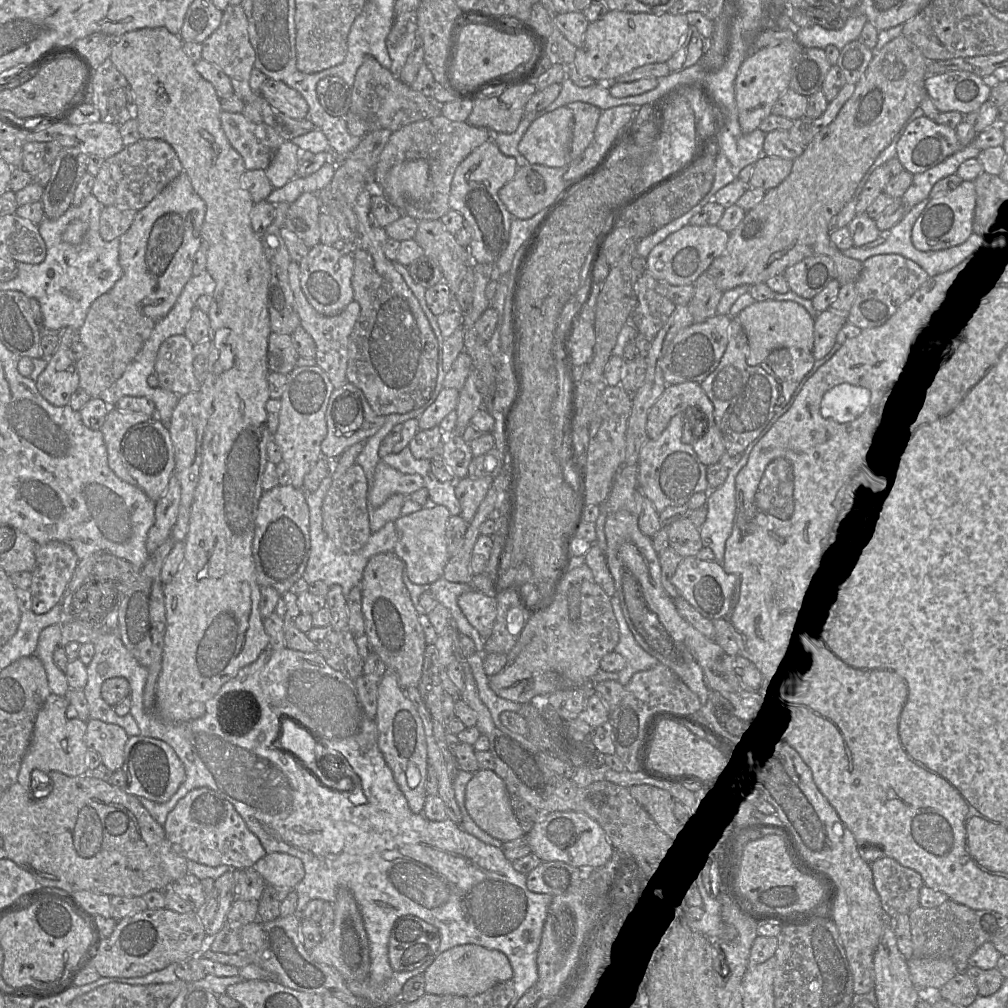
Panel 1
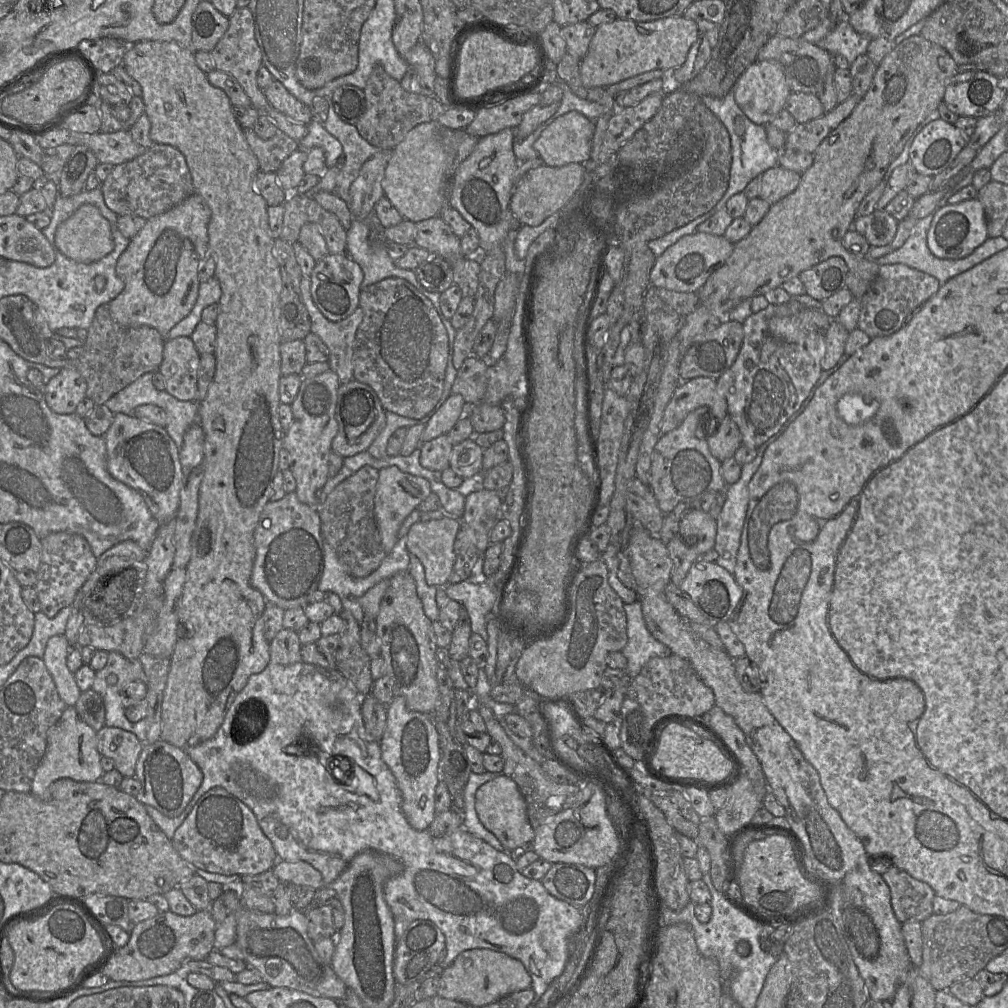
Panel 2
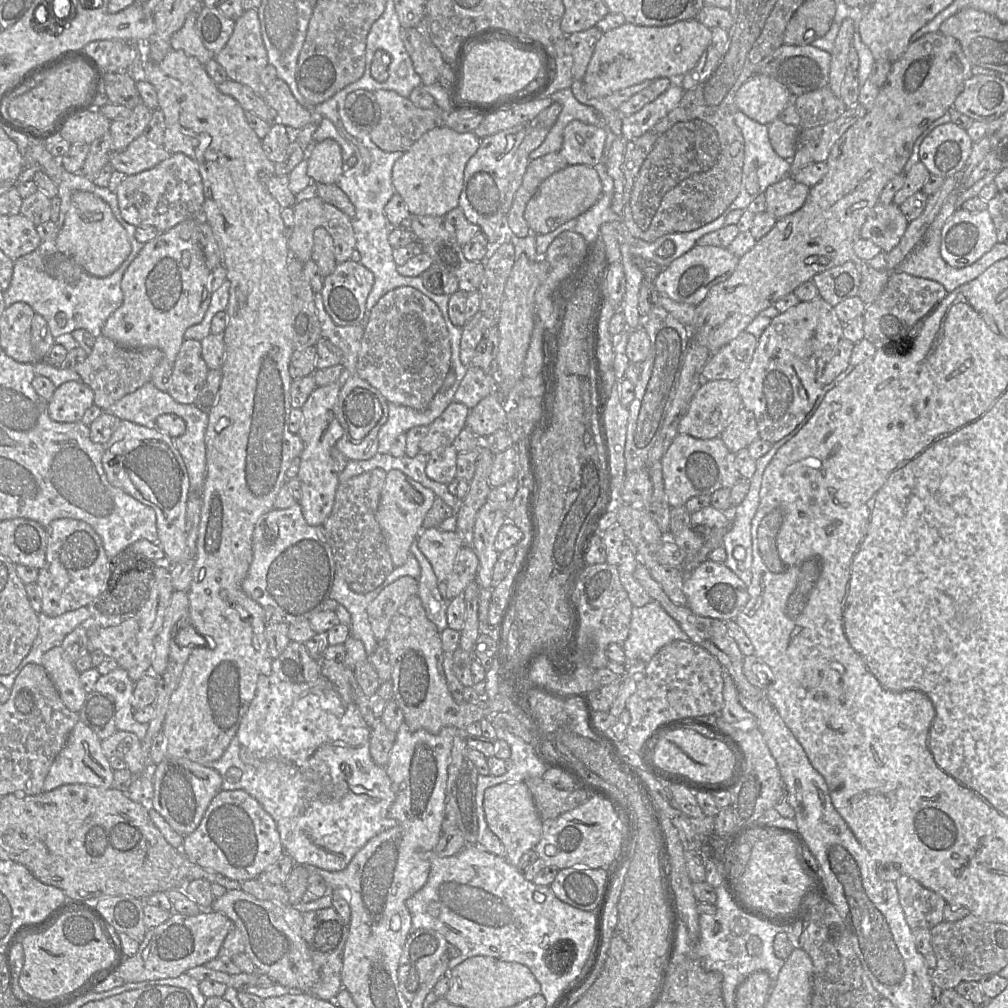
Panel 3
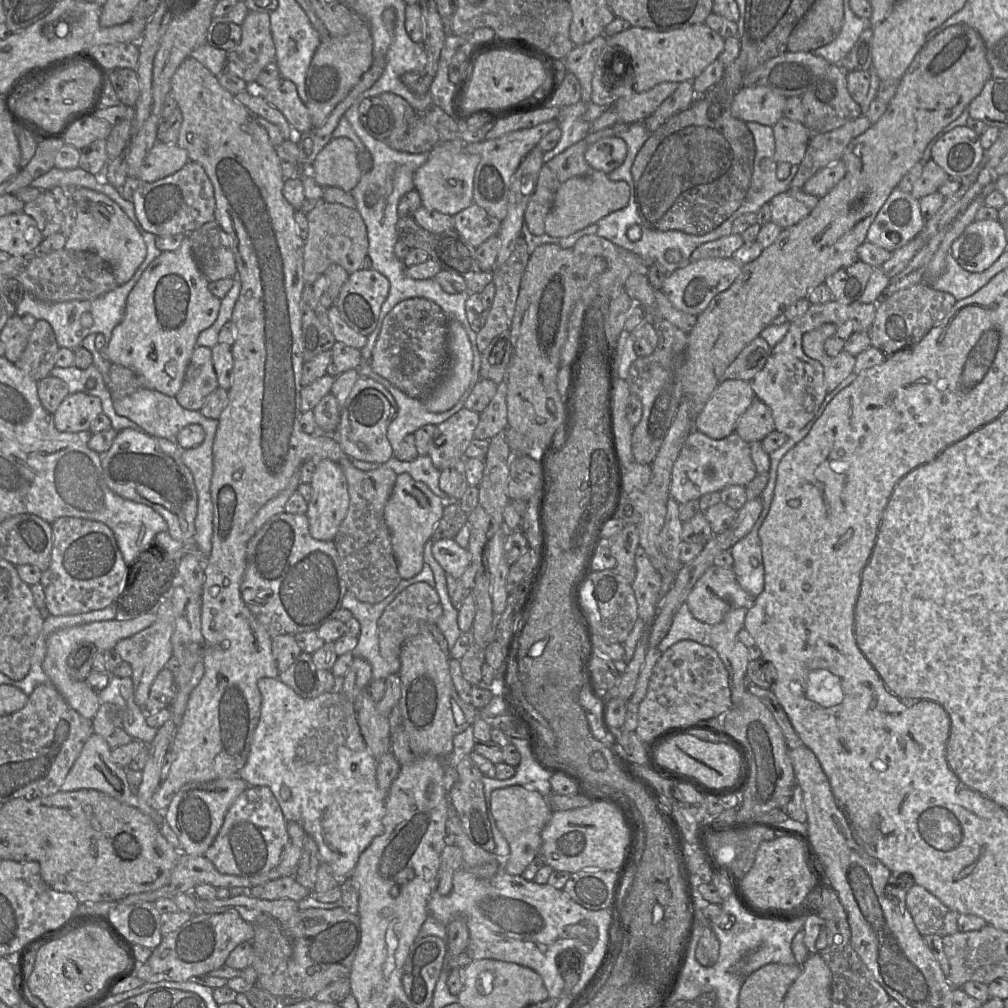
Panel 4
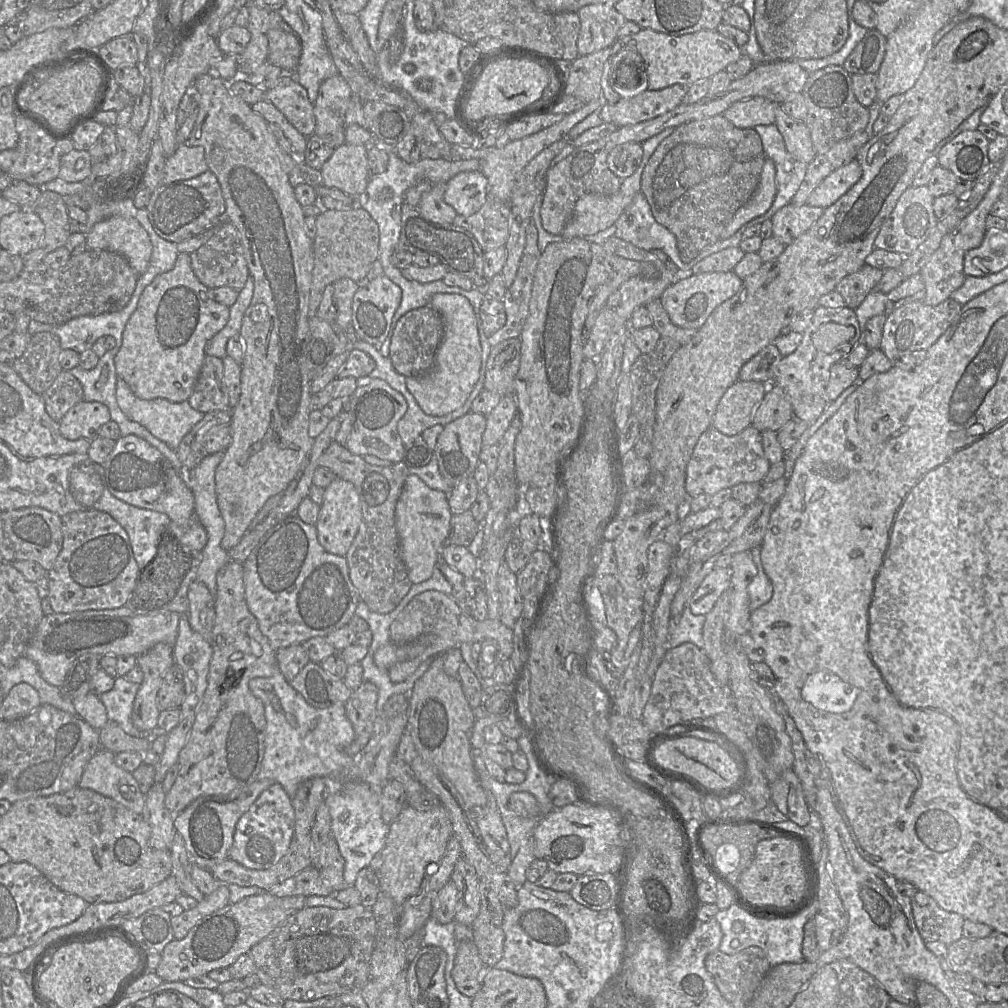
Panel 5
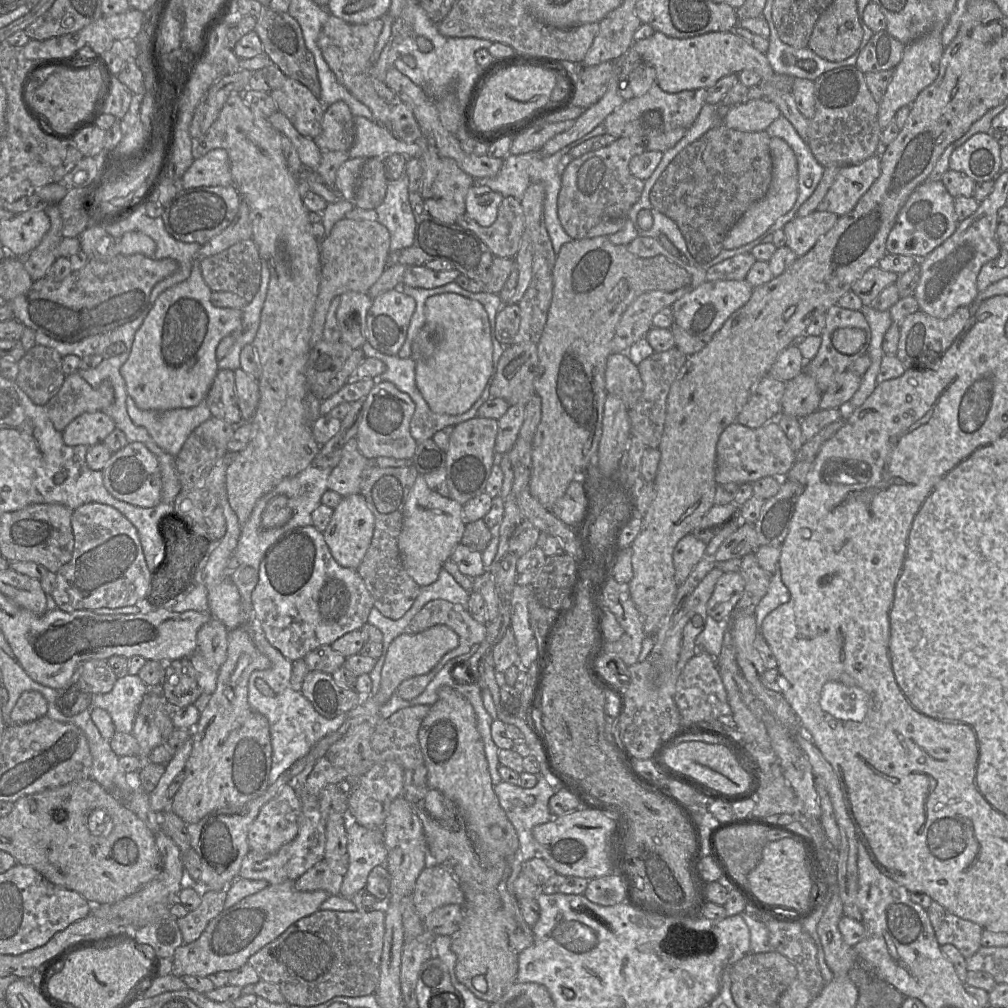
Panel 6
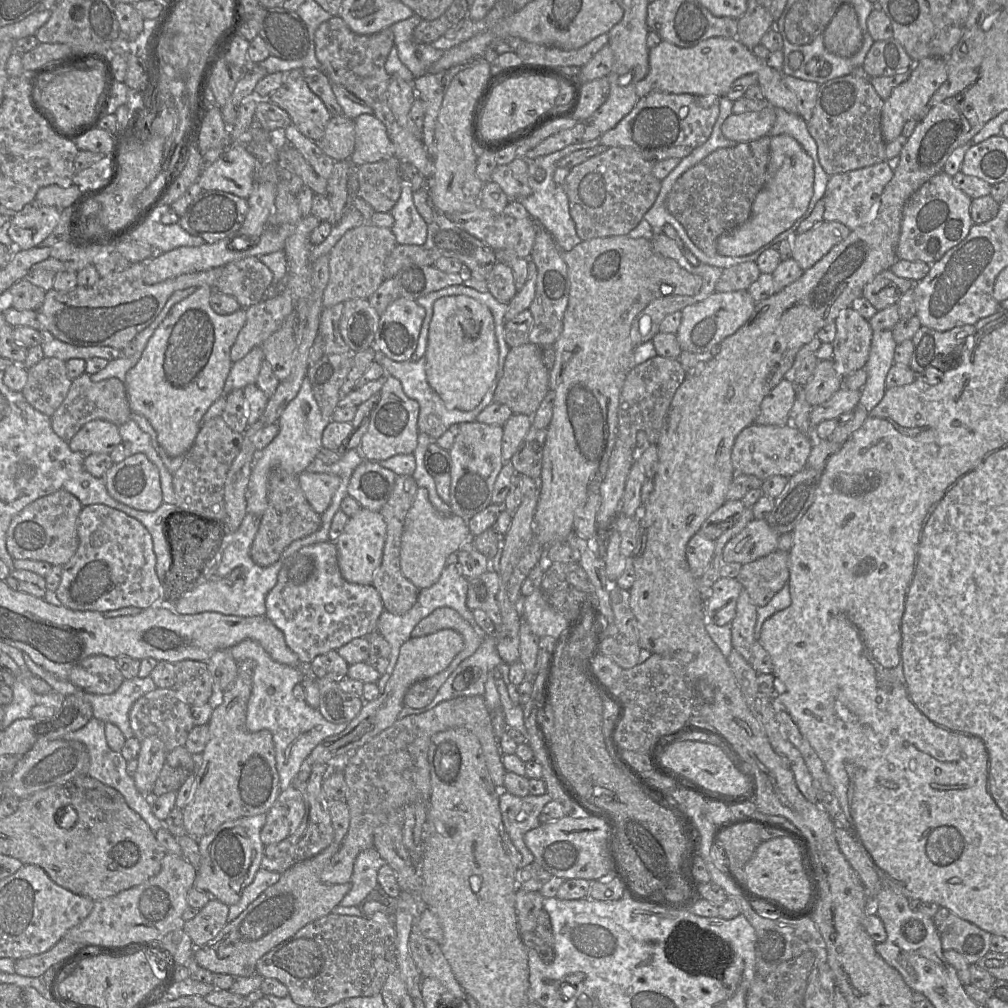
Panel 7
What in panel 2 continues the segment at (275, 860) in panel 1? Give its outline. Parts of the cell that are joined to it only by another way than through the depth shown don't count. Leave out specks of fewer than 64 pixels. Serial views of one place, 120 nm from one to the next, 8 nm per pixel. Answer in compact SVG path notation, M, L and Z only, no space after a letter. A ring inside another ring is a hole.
M278 860L272 871L280 882L290 882L298 887L321 889L325 887L321 873L305 861Z

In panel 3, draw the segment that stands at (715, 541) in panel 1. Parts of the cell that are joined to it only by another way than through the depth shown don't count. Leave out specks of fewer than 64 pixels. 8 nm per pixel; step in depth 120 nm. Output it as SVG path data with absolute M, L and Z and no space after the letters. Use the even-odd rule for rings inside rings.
M802 421L790 434L773 443L772 448L766 454L756 460L756 470L754 475L750 478L749 492L739 505L737 505L735 508L732 508L731 525L722 538L722 547L725 549L727 554L727 558L723 564L728 567L735 575L737 575L747 586L750 584L752 577L751 522L759 506L759 491L764 470L778 449L787 441L789 441L806 423L807 422Z

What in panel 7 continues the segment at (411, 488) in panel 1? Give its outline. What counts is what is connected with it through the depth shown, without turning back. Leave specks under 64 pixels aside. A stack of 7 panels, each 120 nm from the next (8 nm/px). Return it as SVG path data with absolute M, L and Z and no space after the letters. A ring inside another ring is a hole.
M418 487L414 501L408 510L400 547L400 568L403 575L419 590L437 582L449 554L469 541L471 533L467 521L458 515L444 516L431 504L426 488Z

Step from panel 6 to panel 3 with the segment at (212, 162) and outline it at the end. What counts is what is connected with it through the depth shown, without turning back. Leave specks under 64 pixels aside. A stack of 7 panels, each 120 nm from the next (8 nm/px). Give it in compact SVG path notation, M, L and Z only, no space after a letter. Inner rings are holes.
M144 136L132 141L121 152L112 152L109 164L126 176L135 175L154 168L171 154L162 146L154 145Z

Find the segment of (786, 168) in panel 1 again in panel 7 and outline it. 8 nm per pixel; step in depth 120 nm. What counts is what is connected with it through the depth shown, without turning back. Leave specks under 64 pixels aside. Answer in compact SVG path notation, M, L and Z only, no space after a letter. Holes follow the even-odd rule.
M823 221L792 238L793 259L805 271L815 265L835 245L848 237L851 230L835 221Z

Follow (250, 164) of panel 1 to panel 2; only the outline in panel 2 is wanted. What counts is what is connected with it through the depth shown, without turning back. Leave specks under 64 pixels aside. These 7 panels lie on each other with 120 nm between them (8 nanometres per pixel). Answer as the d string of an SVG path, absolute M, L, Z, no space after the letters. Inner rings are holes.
M252 129L243 130L246 141L258 160L261 172L277 172L283 162L299 149L299 141L292 139L282 131L264 140Z

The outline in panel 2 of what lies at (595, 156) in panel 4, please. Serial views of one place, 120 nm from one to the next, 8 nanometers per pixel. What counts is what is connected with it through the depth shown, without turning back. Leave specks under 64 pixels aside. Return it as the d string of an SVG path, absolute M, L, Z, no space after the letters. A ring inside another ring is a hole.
M569 111L545 126L533 147L550 167L590 159L595 123L578 111Z

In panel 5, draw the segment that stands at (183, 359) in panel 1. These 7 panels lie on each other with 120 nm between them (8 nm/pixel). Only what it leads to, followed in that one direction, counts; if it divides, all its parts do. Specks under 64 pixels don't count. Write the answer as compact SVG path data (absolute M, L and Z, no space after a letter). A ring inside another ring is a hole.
M205 356L196 385L187 401L193 409L204 414L231 408L220 358Z

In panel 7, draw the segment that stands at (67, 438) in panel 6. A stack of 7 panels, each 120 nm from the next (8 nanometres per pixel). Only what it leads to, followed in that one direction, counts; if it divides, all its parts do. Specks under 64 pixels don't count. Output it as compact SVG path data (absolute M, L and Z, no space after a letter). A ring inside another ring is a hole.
M93 420L80 428L68 446L73 452L109 455L121 442L118 426L104 420Z

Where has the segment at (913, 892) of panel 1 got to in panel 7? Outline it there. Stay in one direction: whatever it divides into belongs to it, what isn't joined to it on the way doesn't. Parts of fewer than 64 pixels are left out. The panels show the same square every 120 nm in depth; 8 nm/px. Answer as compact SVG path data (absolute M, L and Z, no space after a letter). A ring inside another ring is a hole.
M940 906L933 922L943 951L957 951L969 965L976 965L990 951L992 934L959 918L947 908Z

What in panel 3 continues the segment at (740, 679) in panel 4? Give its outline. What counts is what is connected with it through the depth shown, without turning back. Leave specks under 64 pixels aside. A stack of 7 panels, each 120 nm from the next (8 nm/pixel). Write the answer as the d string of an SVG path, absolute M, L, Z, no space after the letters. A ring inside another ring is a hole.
M724 671L724 702L719 715L727 723L742 731L757 728L755 717L740 704L738 694L738 689L733 679Z

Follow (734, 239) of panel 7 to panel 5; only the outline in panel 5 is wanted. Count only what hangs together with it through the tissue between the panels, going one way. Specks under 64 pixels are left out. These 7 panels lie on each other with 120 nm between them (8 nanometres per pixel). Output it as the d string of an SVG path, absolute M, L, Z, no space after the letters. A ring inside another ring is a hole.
M766 158L758 188L750 200L737 211L731 223L723 231L721 239L733 236L755 218L766 213L775 200L777 190L776 167L772 160Z

